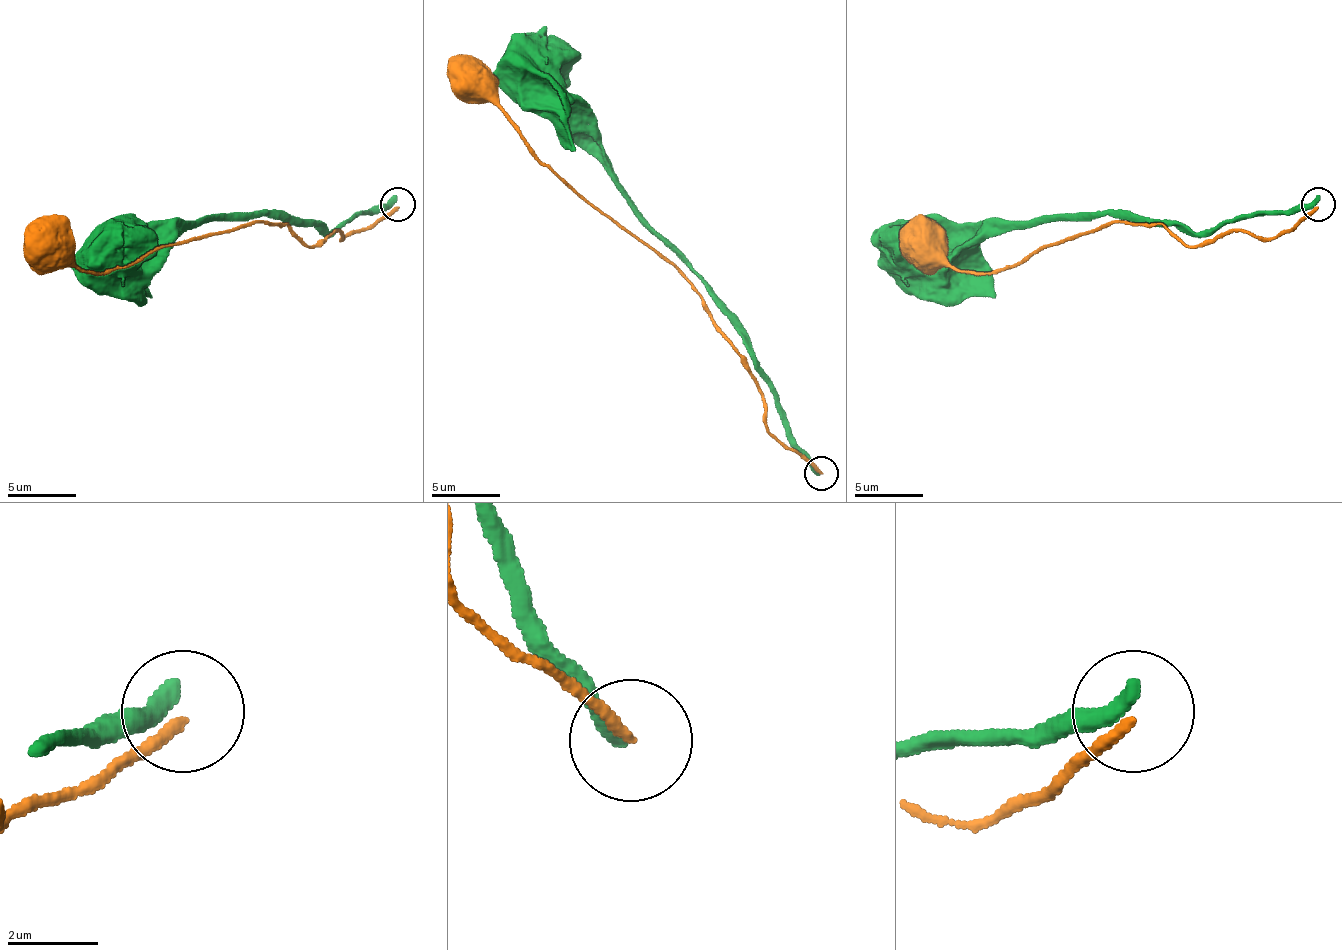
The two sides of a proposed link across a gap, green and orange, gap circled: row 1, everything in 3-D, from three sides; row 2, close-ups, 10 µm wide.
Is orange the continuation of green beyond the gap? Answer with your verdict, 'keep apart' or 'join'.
keep apart

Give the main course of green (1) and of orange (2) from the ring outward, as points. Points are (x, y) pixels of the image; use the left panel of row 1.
1: (397, 201), (328, 232), (287, 218), (206, 215), (161, 221), (120, 249)
2: (397, 208), (318, 245), (287, 225), (246, 221), (154, 245), (103, 273), (86, 273), (59, 245), (45, 245)

